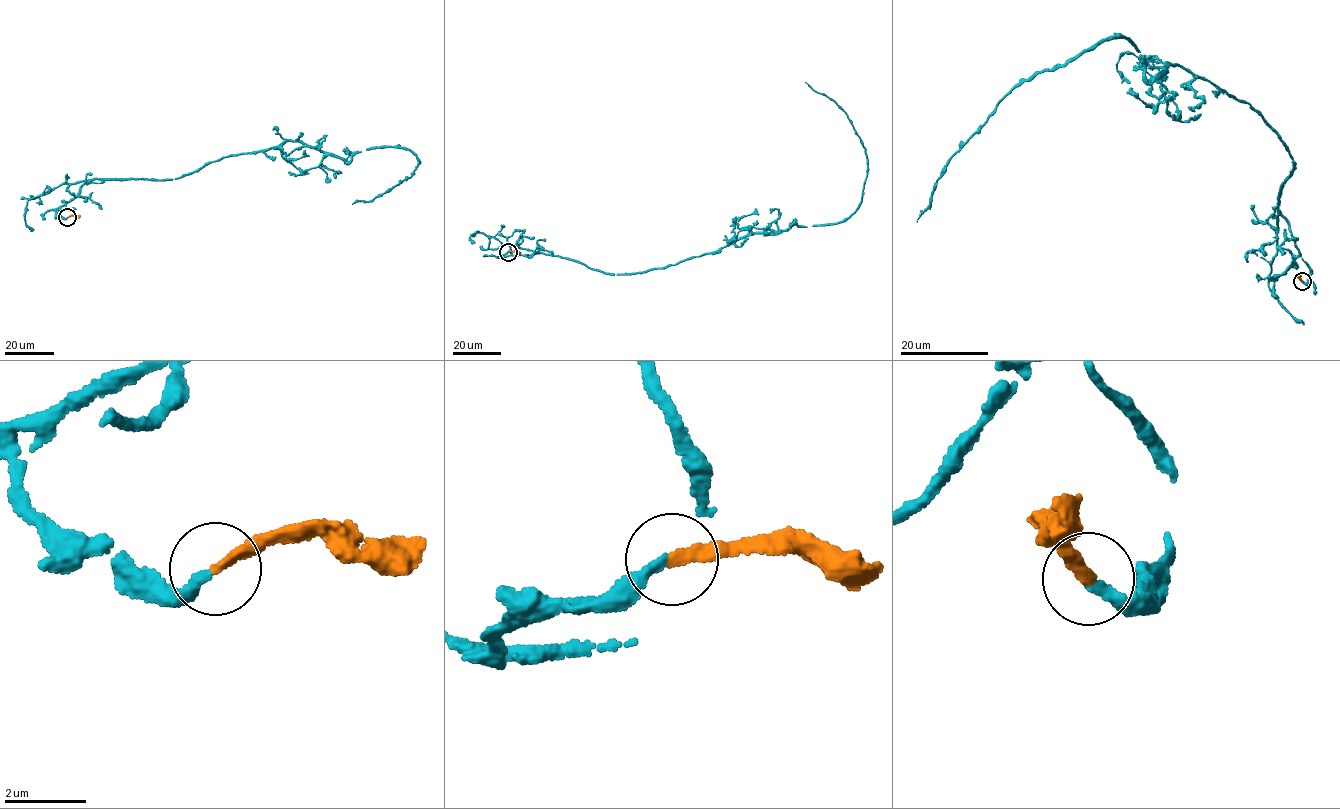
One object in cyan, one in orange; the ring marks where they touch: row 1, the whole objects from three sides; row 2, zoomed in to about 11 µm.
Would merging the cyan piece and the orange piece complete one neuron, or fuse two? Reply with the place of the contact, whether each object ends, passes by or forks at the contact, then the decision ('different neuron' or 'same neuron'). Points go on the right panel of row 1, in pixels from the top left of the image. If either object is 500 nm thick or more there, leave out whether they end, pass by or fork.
at (1302, 281); cyan ends there; orange ends there; same neuron

